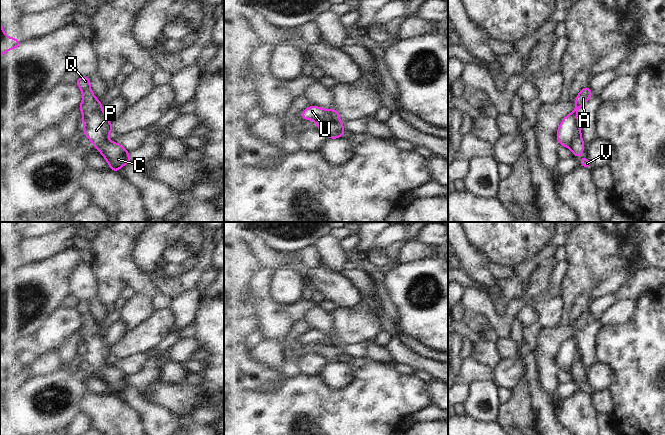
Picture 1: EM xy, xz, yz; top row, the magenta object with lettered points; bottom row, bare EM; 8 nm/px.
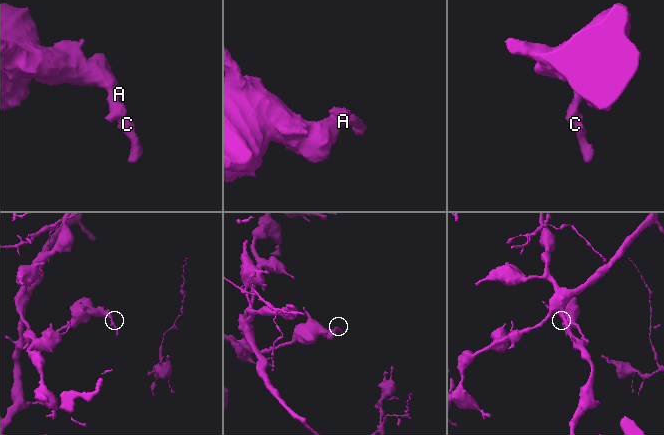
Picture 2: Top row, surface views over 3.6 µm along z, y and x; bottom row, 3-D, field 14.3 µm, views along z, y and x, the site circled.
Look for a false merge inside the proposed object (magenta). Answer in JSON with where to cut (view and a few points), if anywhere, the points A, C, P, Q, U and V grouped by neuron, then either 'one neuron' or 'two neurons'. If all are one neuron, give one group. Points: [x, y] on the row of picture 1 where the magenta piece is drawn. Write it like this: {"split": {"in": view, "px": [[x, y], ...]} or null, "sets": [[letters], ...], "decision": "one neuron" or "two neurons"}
{"split": null, "sets": [["A", "C", "P", "Q", "U", "V"]], "decision": "one neuron"}

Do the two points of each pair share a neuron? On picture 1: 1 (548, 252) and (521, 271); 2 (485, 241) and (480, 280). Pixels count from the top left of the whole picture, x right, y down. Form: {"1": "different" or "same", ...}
{"1": "same", "2": "different"}

